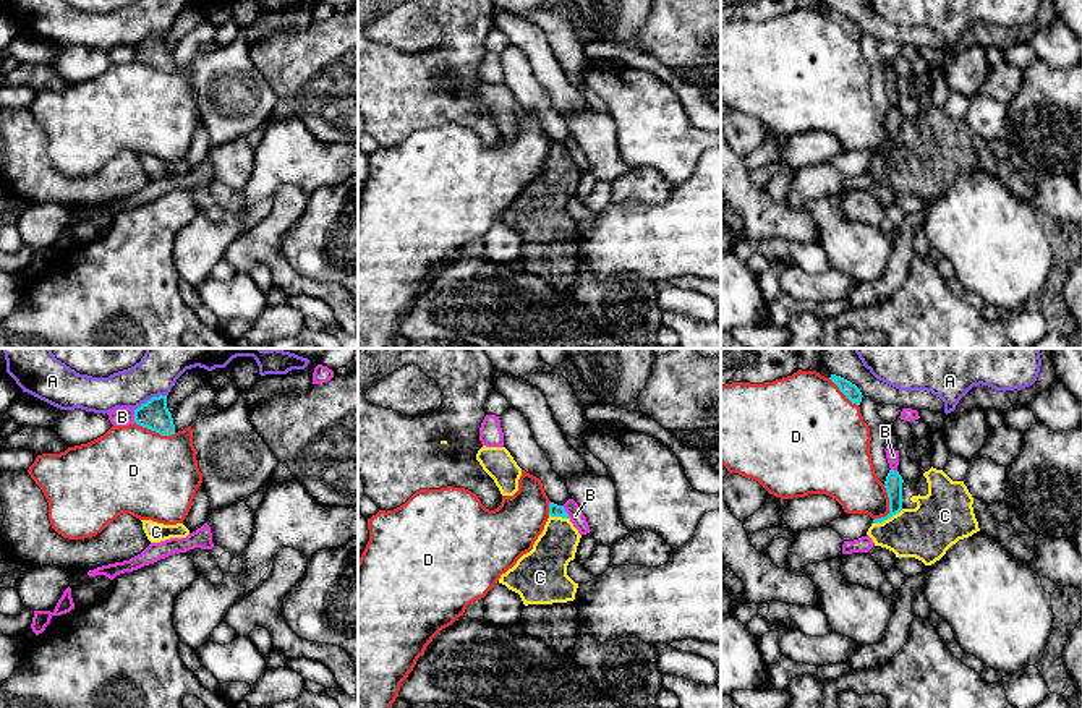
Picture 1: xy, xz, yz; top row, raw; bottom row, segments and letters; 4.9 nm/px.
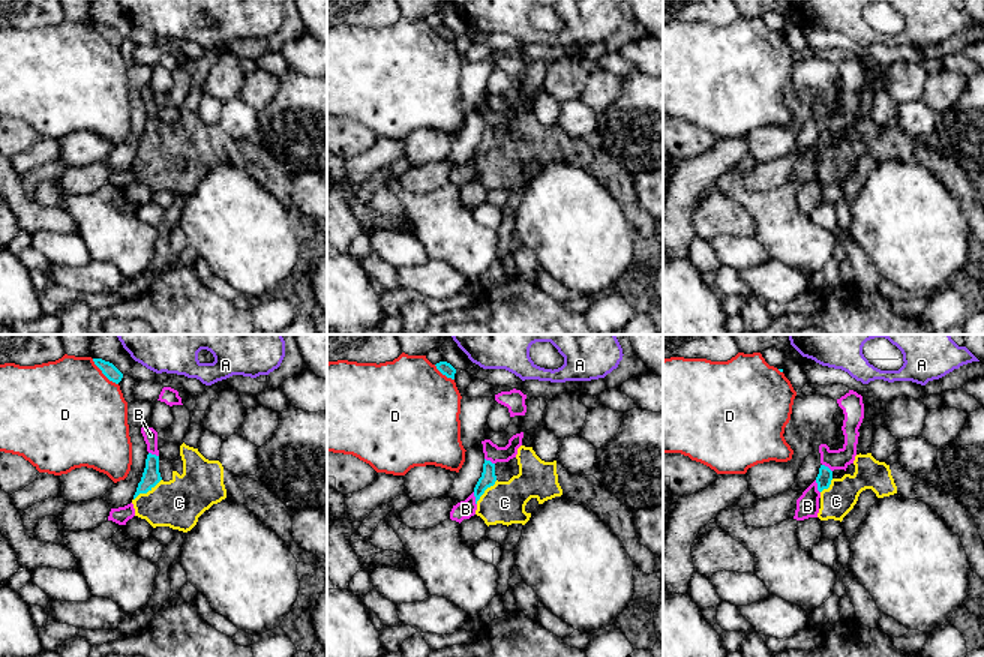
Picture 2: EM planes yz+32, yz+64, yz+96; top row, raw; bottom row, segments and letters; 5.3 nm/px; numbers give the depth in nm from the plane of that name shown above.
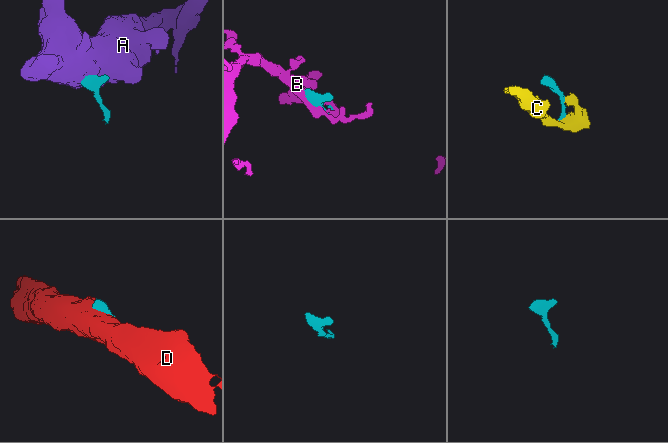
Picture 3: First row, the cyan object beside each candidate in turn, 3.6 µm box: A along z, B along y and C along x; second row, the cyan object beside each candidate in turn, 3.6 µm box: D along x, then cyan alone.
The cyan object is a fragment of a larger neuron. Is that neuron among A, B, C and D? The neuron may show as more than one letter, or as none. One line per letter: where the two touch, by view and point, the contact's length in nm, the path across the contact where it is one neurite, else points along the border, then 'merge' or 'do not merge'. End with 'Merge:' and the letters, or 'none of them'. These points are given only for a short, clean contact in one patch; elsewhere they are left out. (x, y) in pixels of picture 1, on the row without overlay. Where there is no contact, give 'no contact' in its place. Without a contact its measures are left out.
A: meets cyan in xy at (151, 36); contact 180 nm long; border along xy (166, 31), (148, 36), (135, 47); do not merge
B: meets cyan in xy at (135, 54); contact 60 nm long; do not merge
C: meets cyan in yz at (888, 154); contact 170 nm long; merge
D: meets cyan in yz at (890, 143); contact 190 nm long; do not merge
Merge: C

